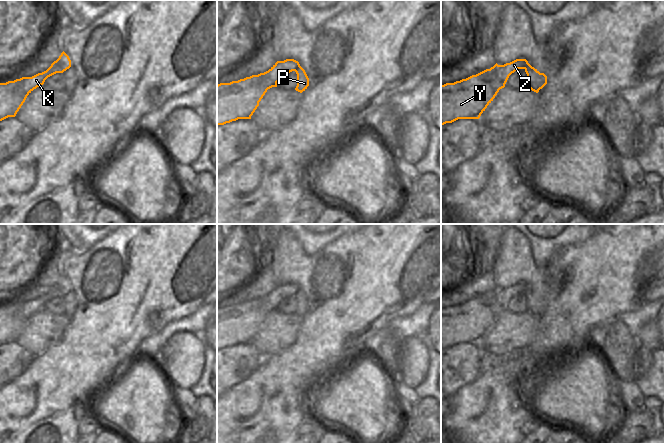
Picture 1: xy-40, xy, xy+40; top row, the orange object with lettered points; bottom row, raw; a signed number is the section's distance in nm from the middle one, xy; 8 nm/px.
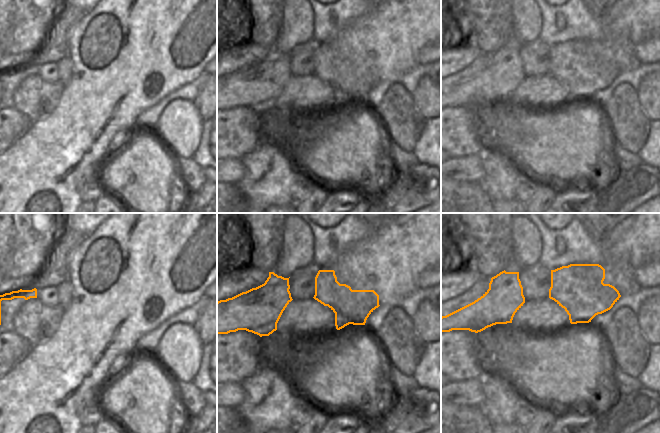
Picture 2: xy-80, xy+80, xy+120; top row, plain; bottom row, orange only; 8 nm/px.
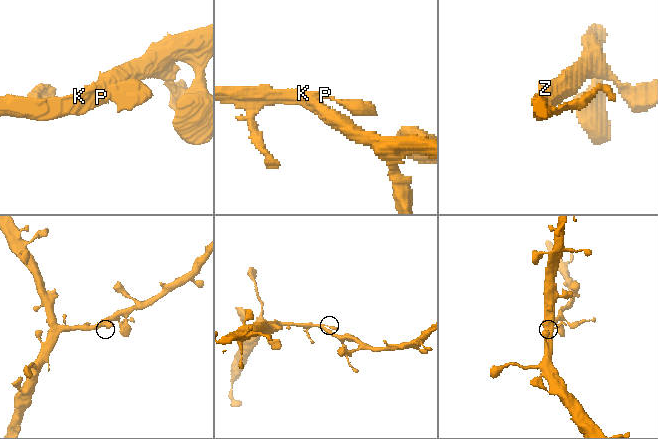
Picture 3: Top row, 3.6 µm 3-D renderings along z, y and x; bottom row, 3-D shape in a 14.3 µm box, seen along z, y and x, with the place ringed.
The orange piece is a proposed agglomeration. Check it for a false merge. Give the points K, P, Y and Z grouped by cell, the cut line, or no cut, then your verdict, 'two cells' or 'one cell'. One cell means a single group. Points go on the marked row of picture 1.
groups K Y Z / P; cut xy+40 (527, 61), (527, 65), (524, 68); two cells

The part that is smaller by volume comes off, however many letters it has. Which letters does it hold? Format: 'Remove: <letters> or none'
Remove: P.

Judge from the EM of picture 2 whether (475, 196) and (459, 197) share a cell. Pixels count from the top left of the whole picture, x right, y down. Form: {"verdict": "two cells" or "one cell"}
{"verdict": "one cell"}

